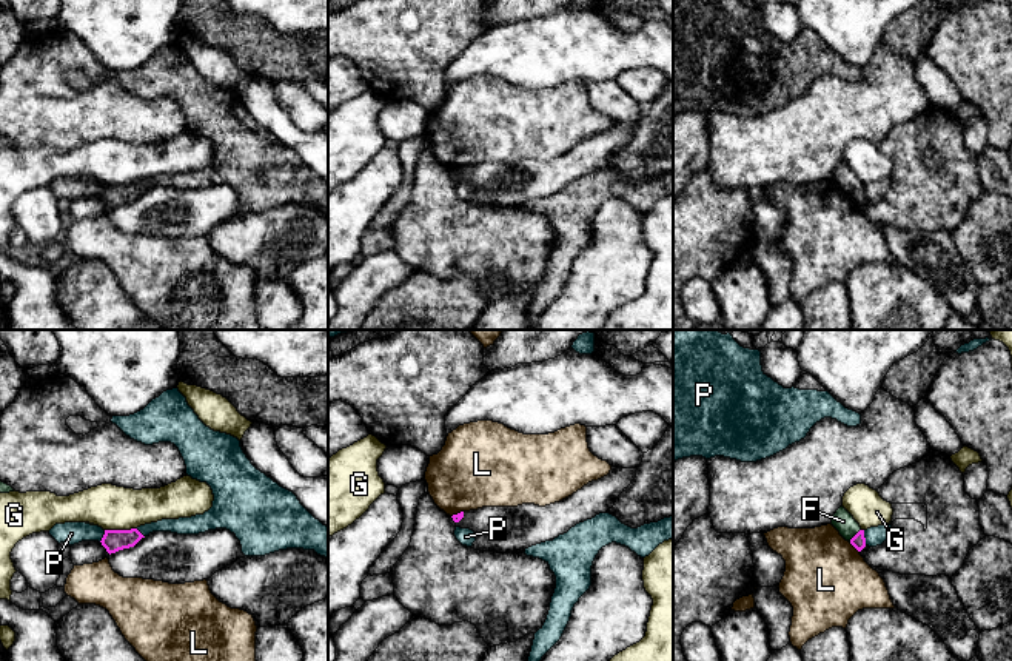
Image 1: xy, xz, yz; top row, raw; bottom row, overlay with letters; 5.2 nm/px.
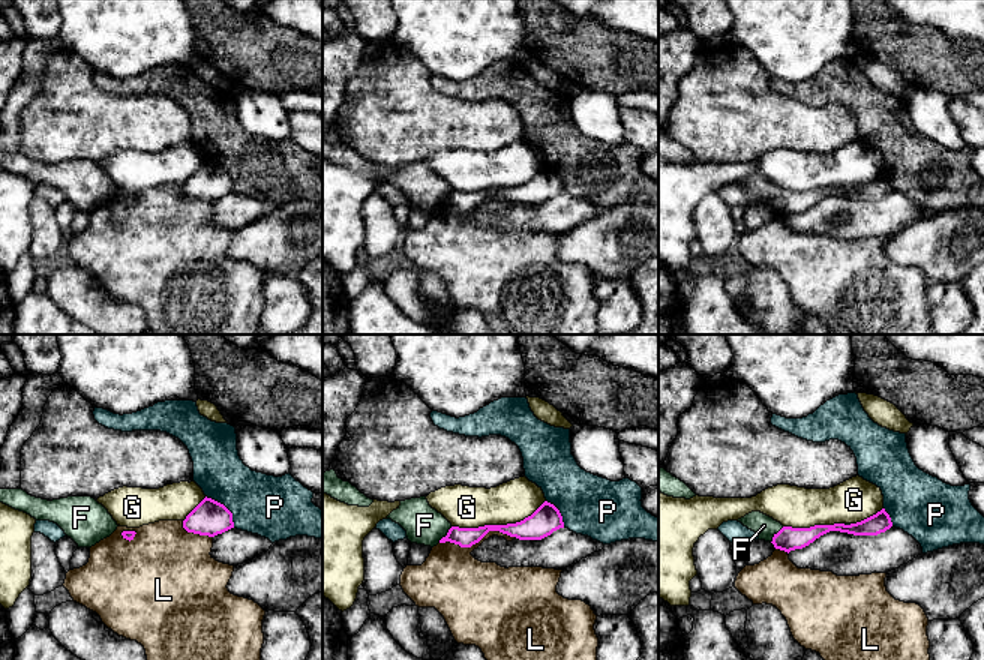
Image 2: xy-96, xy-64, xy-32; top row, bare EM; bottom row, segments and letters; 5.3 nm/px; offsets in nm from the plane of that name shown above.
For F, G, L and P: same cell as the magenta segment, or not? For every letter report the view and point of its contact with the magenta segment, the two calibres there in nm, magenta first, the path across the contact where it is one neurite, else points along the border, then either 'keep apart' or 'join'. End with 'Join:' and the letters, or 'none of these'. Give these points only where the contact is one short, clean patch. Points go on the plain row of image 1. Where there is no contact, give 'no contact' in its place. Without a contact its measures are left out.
F: contact yz (855, 190); calibres 80 and 110 nm; border yz (860, 184), (849, 196); keep apart
G: contact xy (120, 185); calibres 110 and 240 nm; keep apart
L: contact yz (854, 201); calibres 80 and 440 nm; keep apart
P: contact yz (864, 193); calibres 80 and 100 nm; keep apart
Join: none of these

